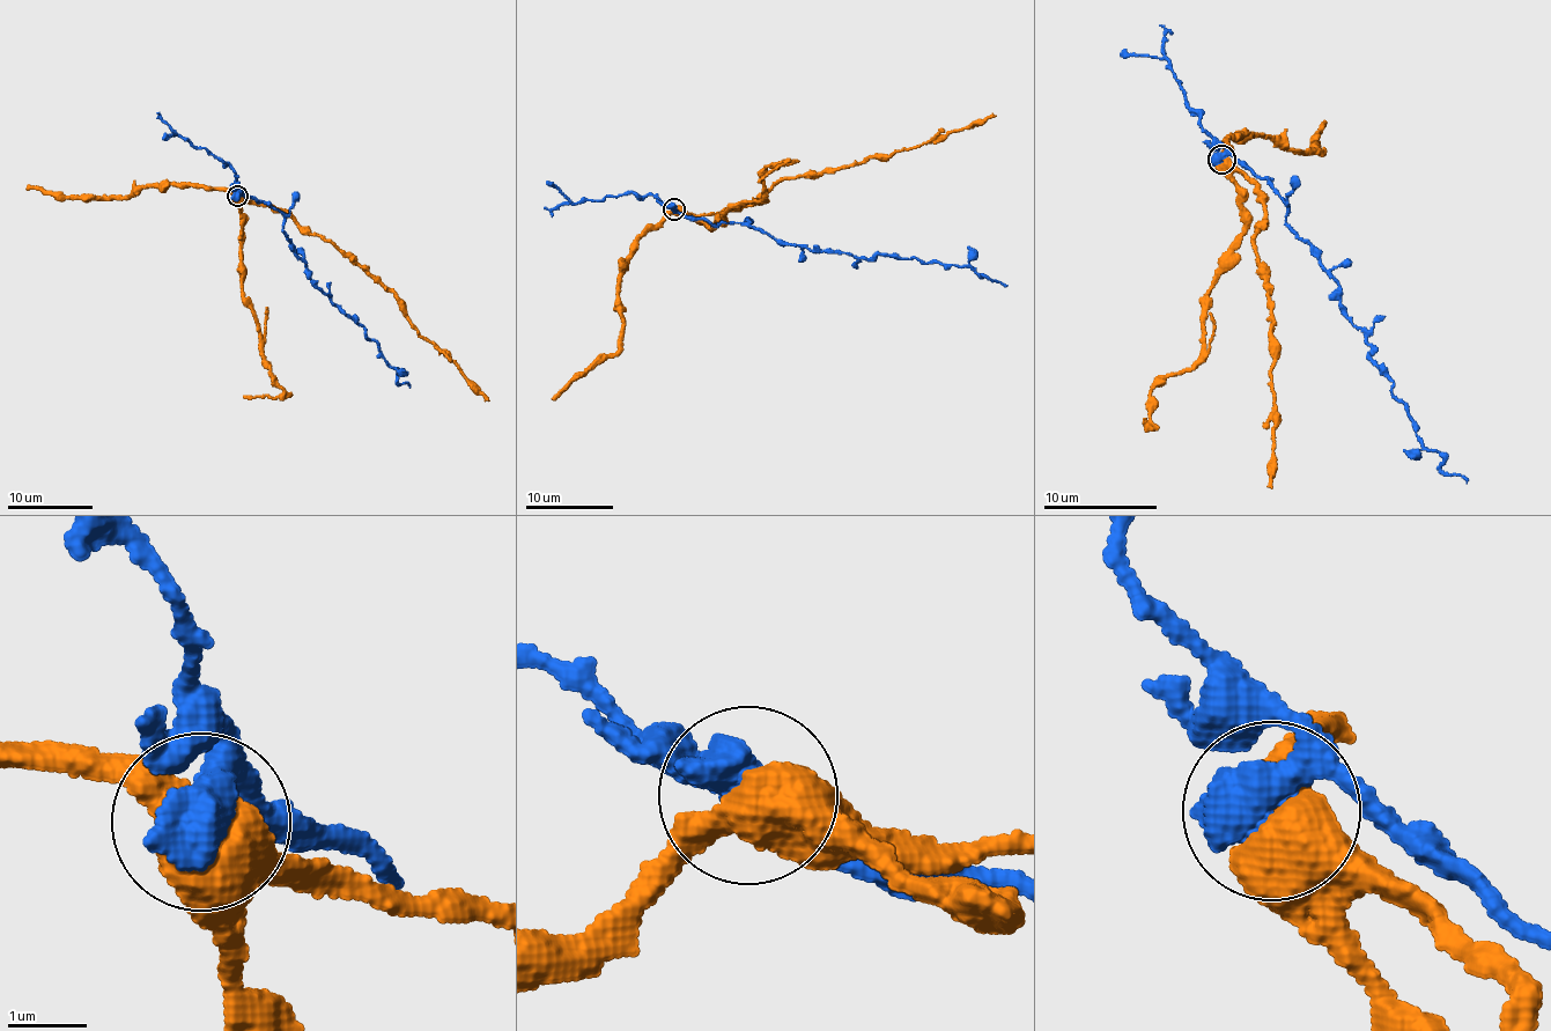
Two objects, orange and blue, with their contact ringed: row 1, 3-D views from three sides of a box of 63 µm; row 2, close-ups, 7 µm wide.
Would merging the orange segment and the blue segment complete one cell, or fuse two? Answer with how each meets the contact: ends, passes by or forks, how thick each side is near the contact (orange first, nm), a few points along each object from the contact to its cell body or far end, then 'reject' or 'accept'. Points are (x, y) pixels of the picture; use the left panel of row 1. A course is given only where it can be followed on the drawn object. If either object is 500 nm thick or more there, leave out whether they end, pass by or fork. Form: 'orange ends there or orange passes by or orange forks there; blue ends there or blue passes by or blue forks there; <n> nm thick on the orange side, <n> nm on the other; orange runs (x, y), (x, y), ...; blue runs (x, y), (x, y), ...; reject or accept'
600 nm thick on the orange side, 500 nm on the other; orange runs (237, 196), (272, 204), (303, 229), (347, 252), (396, 295), (399, 309), (419, 334), (489, 399); blue runs (237, 196), (242, 190), (278, 208), (305, 273), (361, 324), (399, 383), (411, 388); reject

